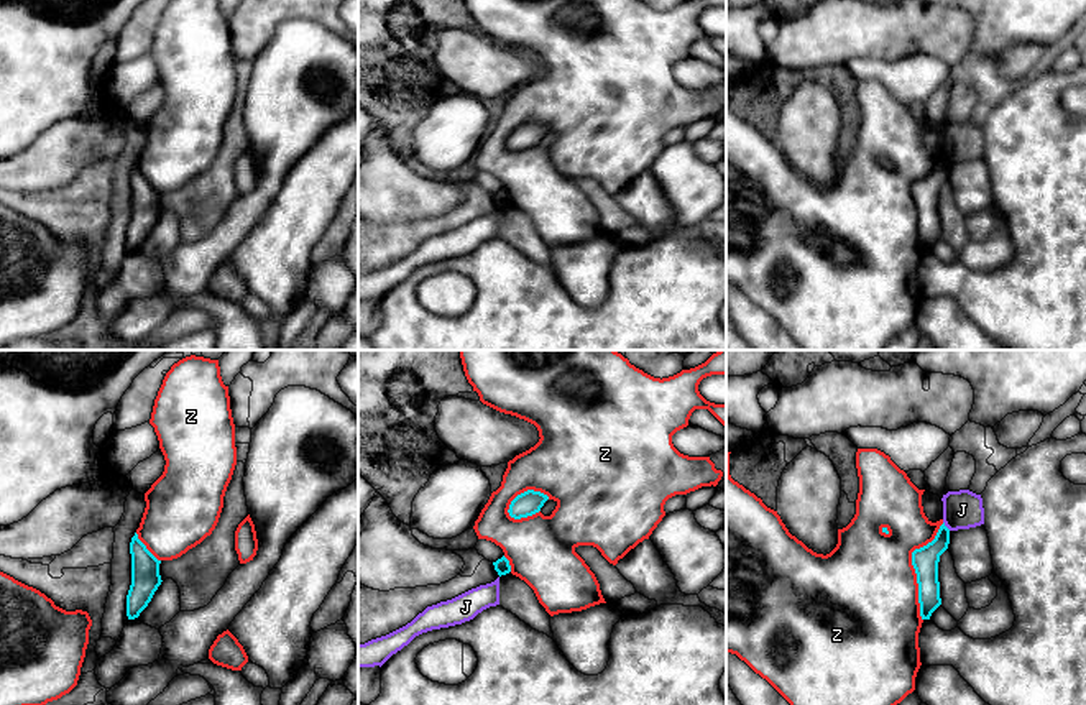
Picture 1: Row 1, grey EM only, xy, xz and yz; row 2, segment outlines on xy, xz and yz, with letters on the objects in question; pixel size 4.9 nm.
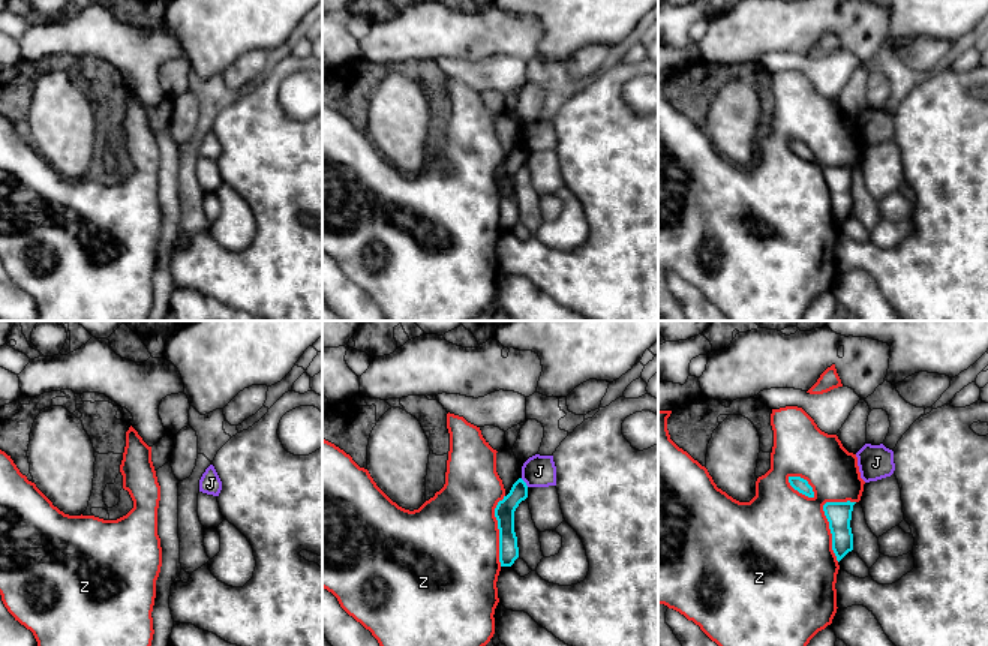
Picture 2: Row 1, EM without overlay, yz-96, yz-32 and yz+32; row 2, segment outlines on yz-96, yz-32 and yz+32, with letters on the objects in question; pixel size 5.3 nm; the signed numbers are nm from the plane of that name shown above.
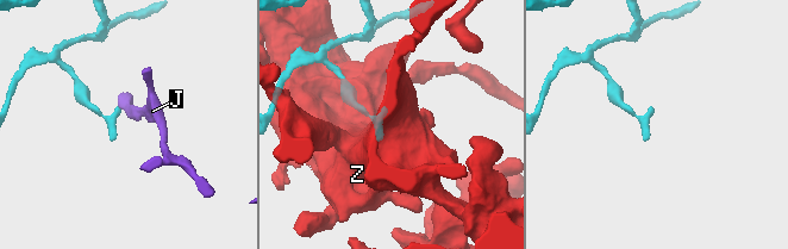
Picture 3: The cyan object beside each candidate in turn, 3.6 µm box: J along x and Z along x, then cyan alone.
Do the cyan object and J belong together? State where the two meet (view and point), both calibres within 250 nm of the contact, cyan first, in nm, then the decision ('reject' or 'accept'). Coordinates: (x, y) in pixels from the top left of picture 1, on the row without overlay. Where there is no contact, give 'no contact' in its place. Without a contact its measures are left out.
yz (945, 158) | 130/190 nm | reject

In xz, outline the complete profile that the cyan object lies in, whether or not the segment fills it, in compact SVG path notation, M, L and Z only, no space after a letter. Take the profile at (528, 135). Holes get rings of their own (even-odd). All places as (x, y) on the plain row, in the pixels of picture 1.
M527 122L511 133L508 145L514 151L527 150L539 145L547 131L547 127Z

